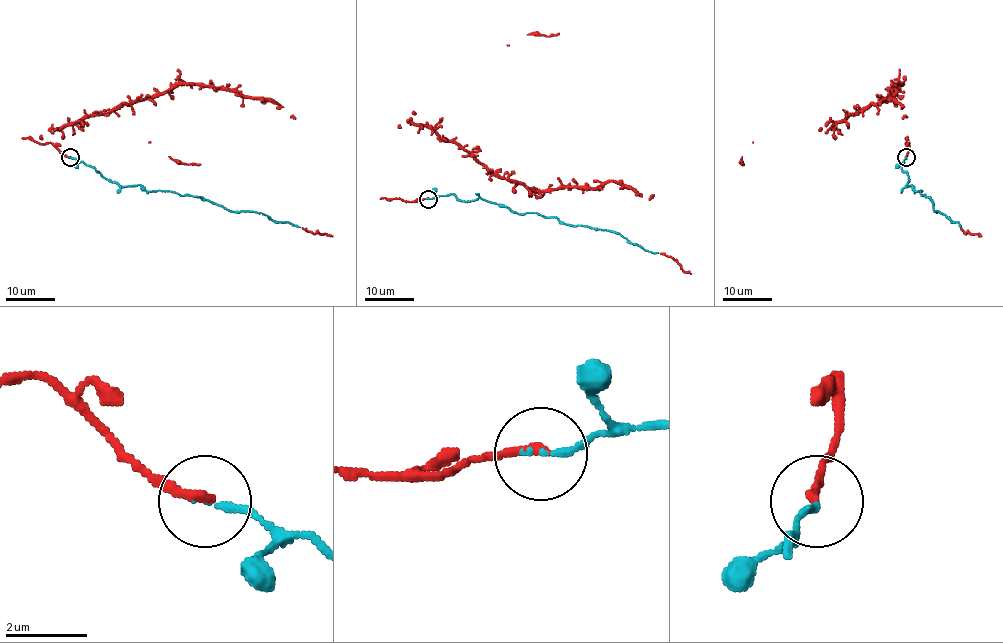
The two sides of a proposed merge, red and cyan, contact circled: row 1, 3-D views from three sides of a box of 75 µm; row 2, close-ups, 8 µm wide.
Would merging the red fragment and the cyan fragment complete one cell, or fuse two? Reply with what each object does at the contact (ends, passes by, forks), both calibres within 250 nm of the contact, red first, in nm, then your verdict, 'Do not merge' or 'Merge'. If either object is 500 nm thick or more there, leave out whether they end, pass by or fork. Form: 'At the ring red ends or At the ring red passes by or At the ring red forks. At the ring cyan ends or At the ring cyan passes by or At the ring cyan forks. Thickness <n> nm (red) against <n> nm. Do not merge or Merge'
At the ring red ends. At the ring cyan ends. Thickness 240 nm (red) against 150 nm. Merge

